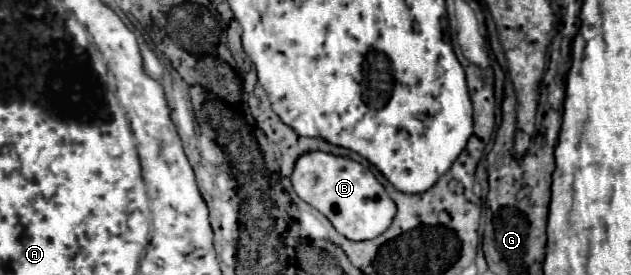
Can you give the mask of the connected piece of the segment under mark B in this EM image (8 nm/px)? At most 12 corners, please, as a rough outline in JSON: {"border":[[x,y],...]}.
{"border":[[307,152],[299,198],[349,240],[377,238],[395,202],[359,162]]}

